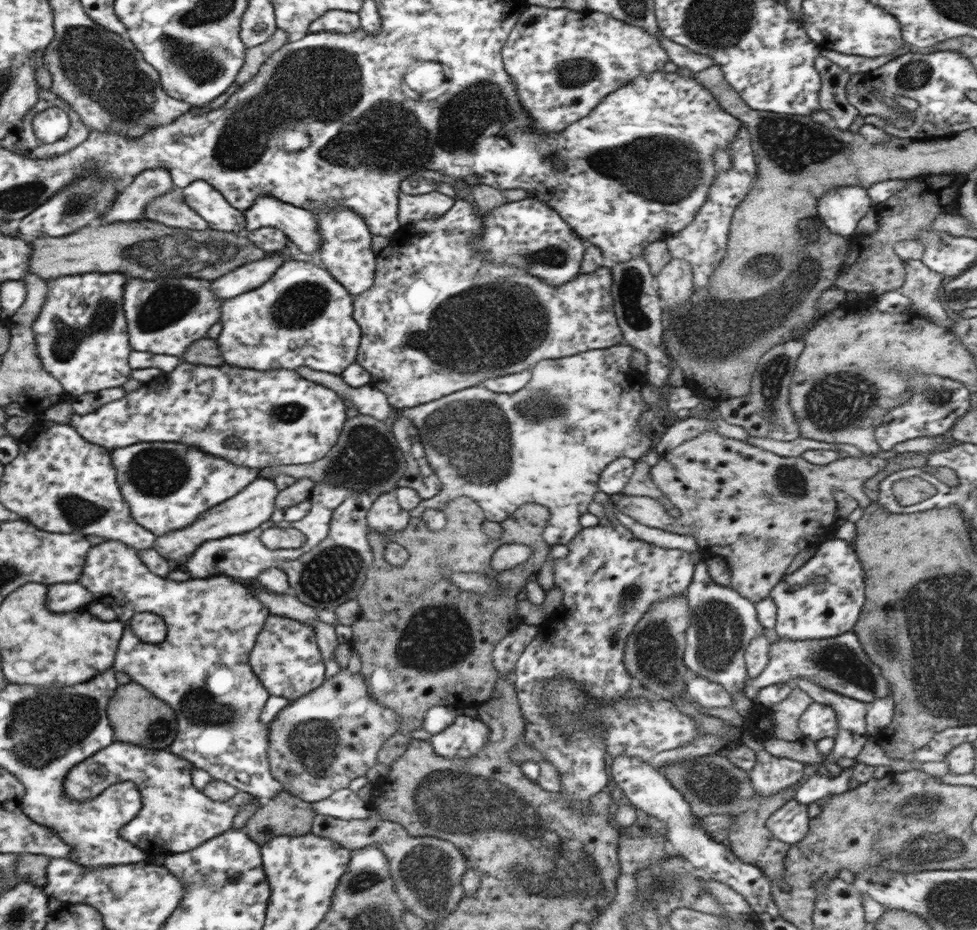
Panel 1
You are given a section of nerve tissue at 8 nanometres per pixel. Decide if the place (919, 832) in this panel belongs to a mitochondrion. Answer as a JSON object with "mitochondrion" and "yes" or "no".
{"mitochondrion":"yes"}

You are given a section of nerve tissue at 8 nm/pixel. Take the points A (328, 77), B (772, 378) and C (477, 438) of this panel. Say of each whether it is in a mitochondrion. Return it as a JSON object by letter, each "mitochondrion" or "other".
{"A":"mitochondrion","B":"mitochondrion","C":"mitochondrion"}

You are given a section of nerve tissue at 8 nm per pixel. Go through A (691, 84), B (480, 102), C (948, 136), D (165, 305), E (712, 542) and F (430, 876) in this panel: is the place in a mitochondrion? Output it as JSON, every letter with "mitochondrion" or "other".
{"A":"other","B":"mitochondrion","C":"other","D":"mitochondrion","E":"other","F":"mitochondrion"}

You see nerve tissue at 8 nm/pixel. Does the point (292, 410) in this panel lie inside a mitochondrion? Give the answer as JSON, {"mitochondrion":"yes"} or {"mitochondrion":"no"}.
{"mitochondrion":"yes"}

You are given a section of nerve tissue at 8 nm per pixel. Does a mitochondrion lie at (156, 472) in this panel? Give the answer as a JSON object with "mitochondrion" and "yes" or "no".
{"mitochondrion":"yes"}

